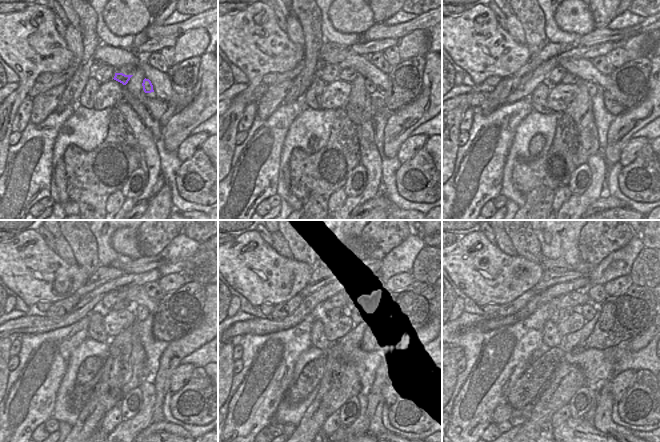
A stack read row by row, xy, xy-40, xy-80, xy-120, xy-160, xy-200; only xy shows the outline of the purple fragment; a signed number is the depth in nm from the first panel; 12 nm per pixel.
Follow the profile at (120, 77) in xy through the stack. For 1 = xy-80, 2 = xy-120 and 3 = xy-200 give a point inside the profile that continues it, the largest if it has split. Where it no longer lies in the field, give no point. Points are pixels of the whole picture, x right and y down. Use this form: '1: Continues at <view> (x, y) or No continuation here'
1: Continues at xy-80 (569, 78)
2: Continues at xy-120 (141, 312)
3: Continues at xy-200 (588, 311).

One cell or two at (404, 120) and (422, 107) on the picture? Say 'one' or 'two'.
one

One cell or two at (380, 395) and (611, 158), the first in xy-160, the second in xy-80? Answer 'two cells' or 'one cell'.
one cell

